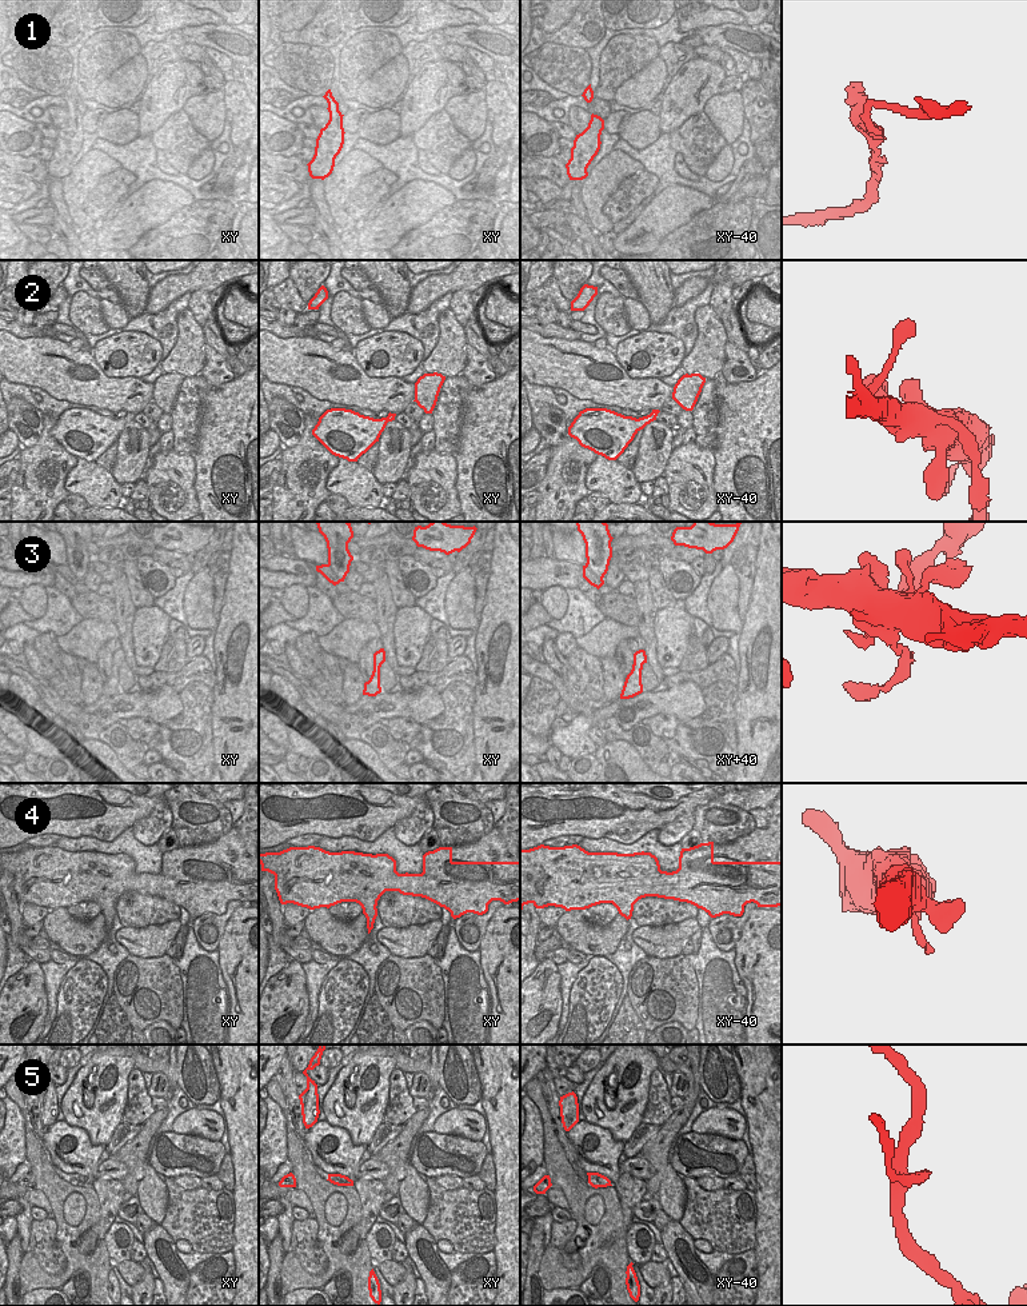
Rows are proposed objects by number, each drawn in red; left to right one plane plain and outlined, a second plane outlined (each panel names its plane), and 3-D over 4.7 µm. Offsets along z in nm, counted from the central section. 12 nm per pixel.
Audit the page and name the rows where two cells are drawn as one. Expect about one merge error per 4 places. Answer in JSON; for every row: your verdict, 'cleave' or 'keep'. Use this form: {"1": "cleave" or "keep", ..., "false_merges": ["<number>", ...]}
{"1": "keep", "2": "keep", "3": "cleave", "4": "keep", "5": "cleave", "false_merges": ["3", "5"]}

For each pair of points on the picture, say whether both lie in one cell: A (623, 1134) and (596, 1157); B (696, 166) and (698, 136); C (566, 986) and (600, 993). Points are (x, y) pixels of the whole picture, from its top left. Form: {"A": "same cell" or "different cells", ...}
{"A": "different cells", "B": "same cell", "C": "different cells"}

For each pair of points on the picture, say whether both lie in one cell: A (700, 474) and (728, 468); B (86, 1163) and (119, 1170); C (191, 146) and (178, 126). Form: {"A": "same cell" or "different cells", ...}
{"A": "different cells", "B": "different cells", "C": "same cell"}

